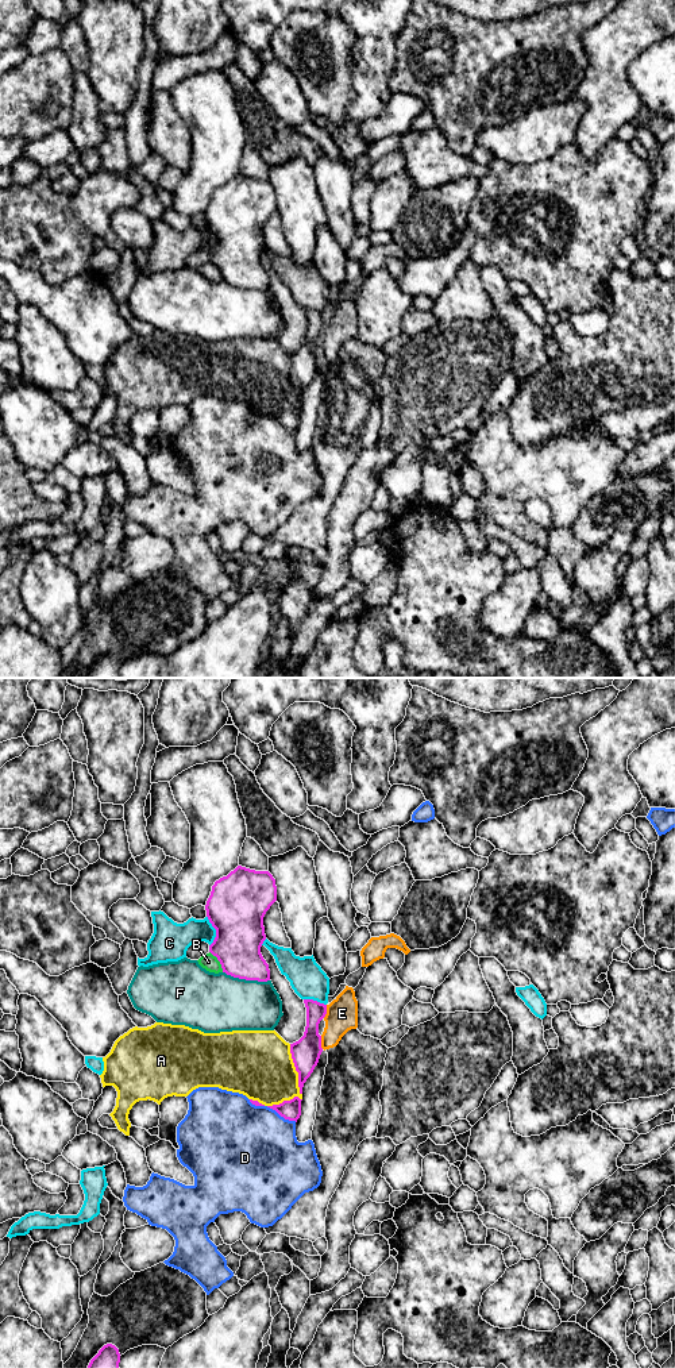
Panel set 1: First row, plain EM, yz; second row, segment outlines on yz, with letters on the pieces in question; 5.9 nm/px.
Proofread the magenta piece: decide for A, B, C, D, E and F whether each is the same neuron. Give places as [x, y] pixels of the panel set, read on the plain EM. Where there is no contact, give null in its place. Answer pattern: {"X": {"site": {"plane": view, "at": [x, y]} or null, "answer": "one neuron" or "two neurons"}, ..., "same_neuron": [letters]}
{"A": {"site": {"plane": "yz", "at": [296, 378]}, "answer": "two neurons"}, "B": {"site": {"plane": "yz", "at": [219, 269]}, "answer": "two neurons"}, "C": {"site": {"plane": "yz", "at": [216, 239]}, "answer": "two neurons"}, "D": {"site": {"plane": "yz", "at": [281, 424]}, "answer": "two neurons"}, "E": {"site": {"plane": "yz", "at": [326, 320]}, "answer": "two neurons"}, "F": {"site": {"plane": "yz", "at": [246, 288]}, "answer": "two neurons"}, "same_neuron": []}

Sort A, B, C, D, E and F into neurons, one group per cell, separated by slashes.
A / B / C / D / E / F

